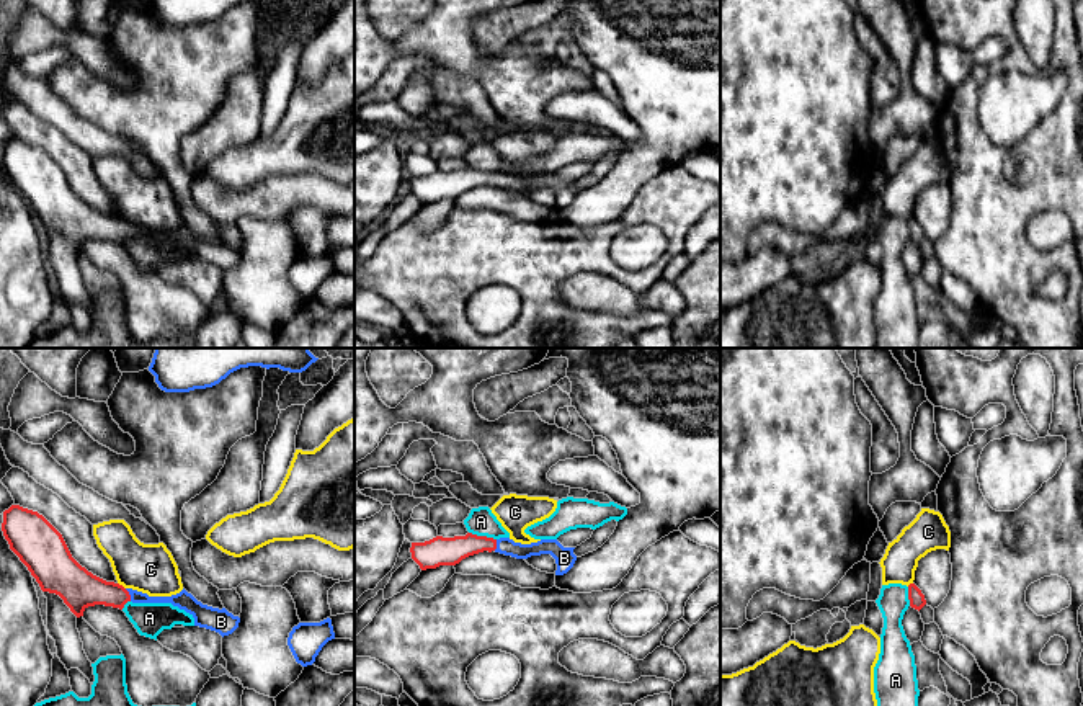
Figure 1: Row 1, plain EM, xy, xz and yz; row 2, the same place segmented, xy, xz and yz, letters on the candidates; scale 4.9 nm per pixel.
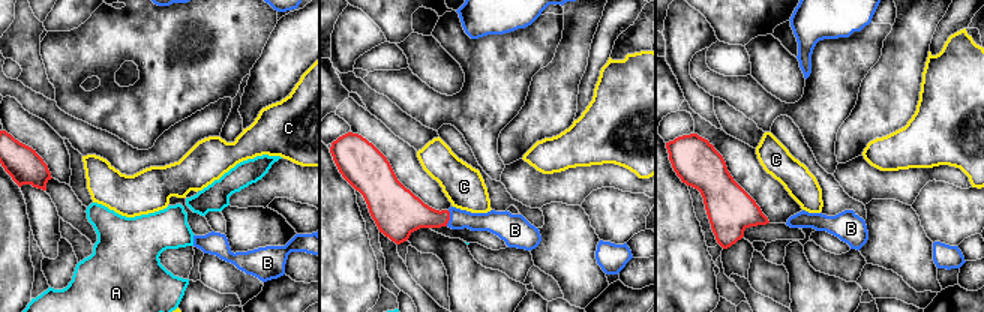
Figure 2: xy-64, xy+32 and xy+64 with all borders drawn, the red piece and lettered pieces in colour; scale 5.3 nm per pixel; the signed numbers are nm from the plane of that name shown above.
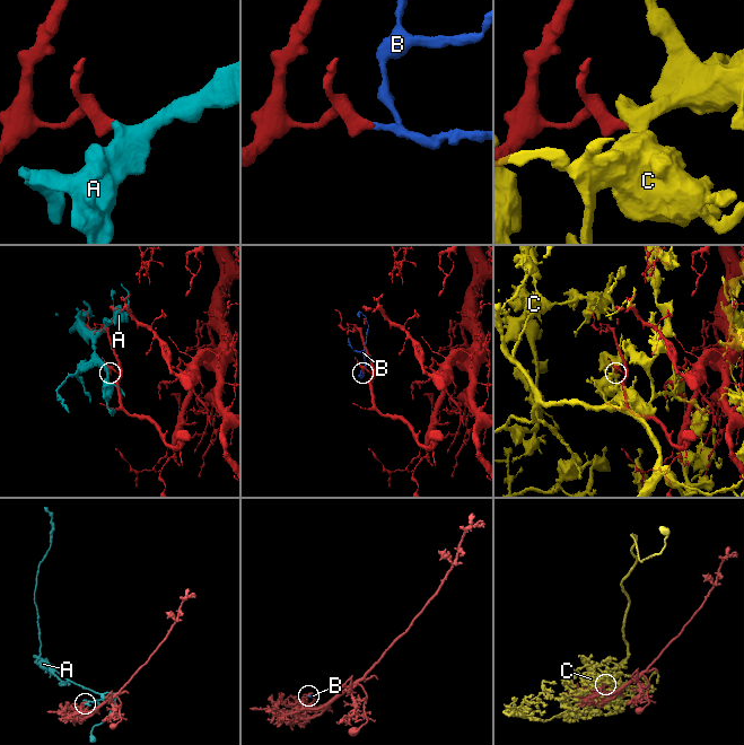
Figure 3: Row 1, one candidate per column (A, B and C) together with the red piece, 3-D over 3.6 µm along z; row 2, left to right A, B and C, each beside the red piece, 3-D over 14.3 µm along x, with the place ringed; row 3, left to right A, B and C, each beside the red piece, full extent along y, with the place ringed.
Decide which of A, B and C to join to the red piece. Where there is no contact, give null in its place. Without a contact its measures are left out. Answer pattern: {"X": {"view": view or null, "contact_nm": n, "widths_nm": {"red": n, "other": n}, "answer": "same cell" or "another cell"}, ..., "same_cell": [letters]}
{"A": {"view": "xz", "contact_nm": 140, "widths_nm": {"red": 140, "other": 140}, "answer": "another cell"}, "B": {"view": "xy", "contact_nm": 70, "widths_nm": {"red": 190, "other": 70}, "answer": "same cell"}, "C": {"view": "xy", "contact_nm": 50, "widths_nm": {"red": 200, "other": 240}, "answer": "another cell"}, "same_cell": ["B"]}

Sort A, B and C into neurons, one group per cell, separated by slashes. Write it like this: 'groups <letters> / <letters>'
groups A / B / C

